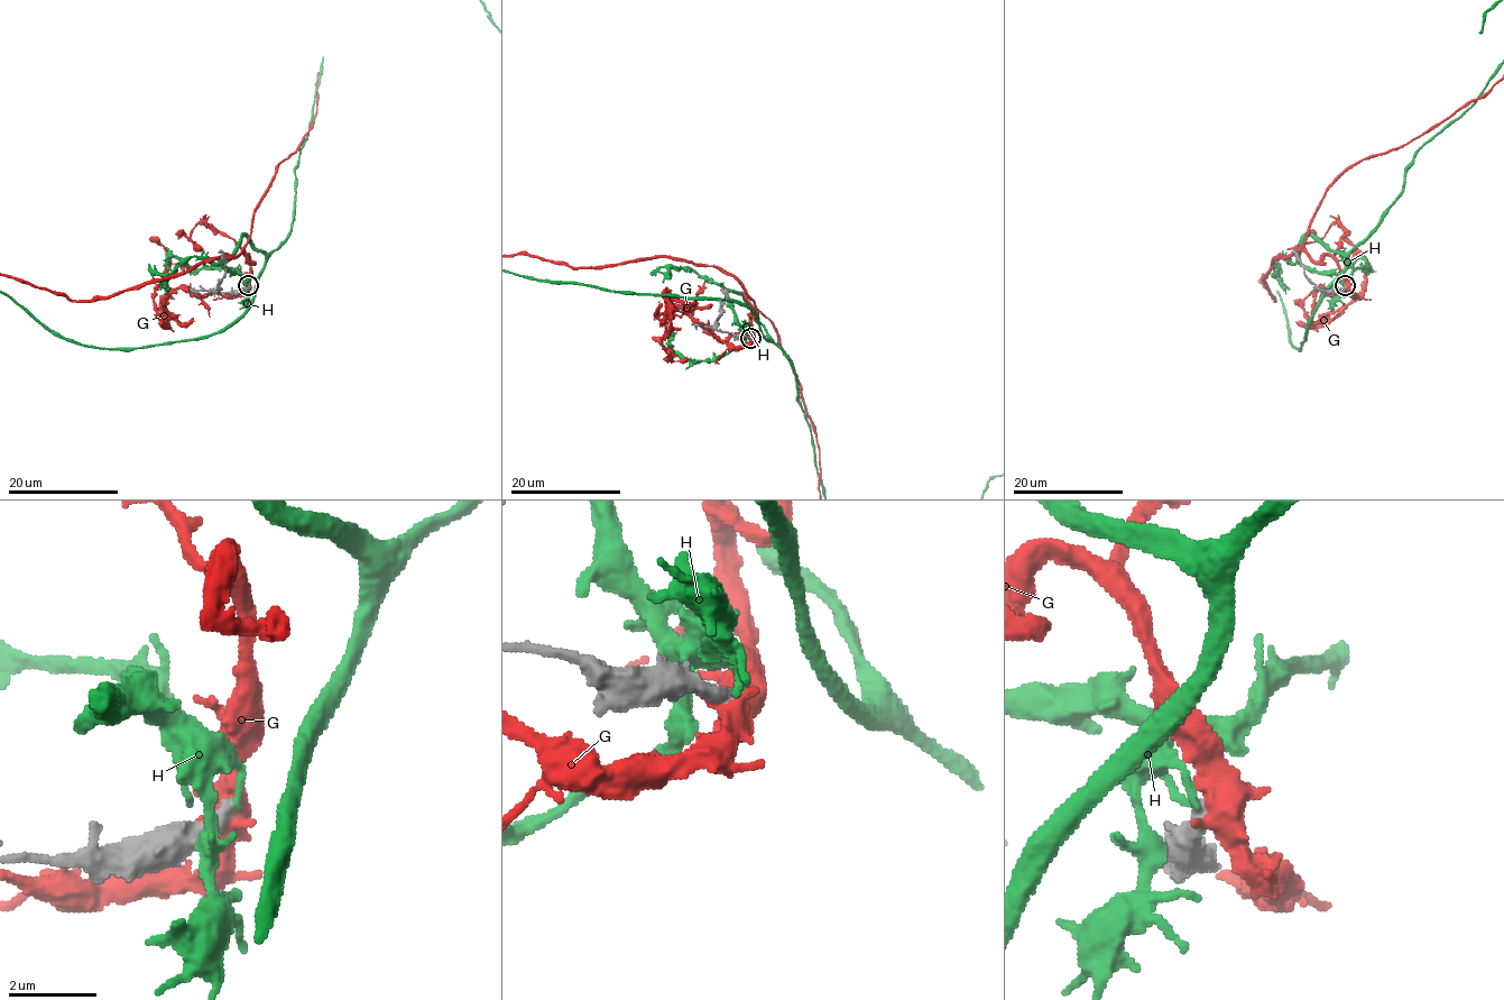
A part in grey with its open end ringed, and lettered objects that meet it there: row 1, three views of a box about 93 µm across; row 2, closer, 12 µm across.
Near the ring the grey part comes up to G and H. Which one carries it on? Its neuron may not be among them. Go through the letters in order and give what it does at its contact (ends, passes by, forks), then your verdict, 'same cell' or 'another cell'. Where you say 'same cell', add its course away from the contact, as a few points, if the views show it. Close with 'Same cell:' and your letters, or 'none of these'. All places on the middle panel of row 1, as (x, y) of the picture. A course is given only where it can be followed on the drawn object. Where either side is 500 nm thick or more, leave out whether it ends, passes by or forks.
G: it forks there; another cell
H: it ends there; another cell
Same cell: none of these

